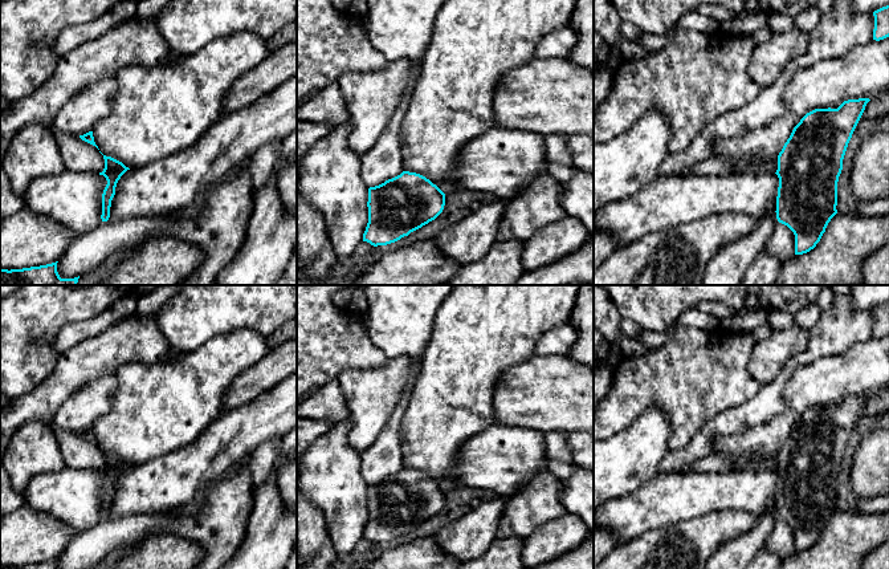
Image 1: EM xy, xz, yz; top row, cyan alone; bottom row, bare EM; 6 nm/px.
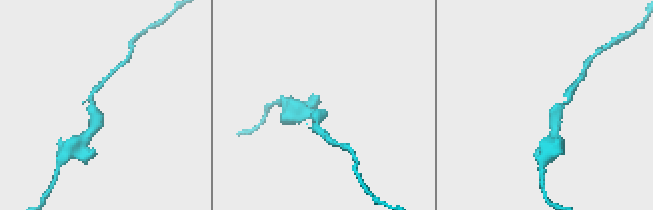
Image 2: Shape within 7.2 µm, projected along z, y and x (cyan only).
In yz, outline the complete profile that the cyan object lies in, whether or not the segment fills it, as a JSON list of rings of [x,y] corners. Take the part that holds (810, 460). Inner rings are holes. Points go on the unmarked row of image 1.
[[[869,395],[844,398],[837,406],[815,406],[794,424],[778,452],[776,516],[795,532],[795,552],[810,549],[837,511],[837,479],[852,431]]]

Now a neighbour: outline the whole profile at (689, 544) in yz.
[[[747,511],[711,512],[678,524],[652,529],[619,545],[594,569],[705,569],[717,549],[749,533],[758,516]]]

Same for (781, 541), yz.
[[[776,520],[764,549],[776,554],[782,561],[795,553],[795,532],[784,521]]]

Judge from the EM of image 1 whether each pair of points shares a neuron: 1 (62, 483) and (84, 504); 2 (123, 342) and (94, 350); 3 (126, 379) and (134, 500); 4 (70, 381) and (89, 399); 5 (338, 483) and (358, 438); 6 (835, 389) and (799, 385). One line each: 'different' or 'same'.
1: same
2: same
3: different
4: different
5: different
6: same

